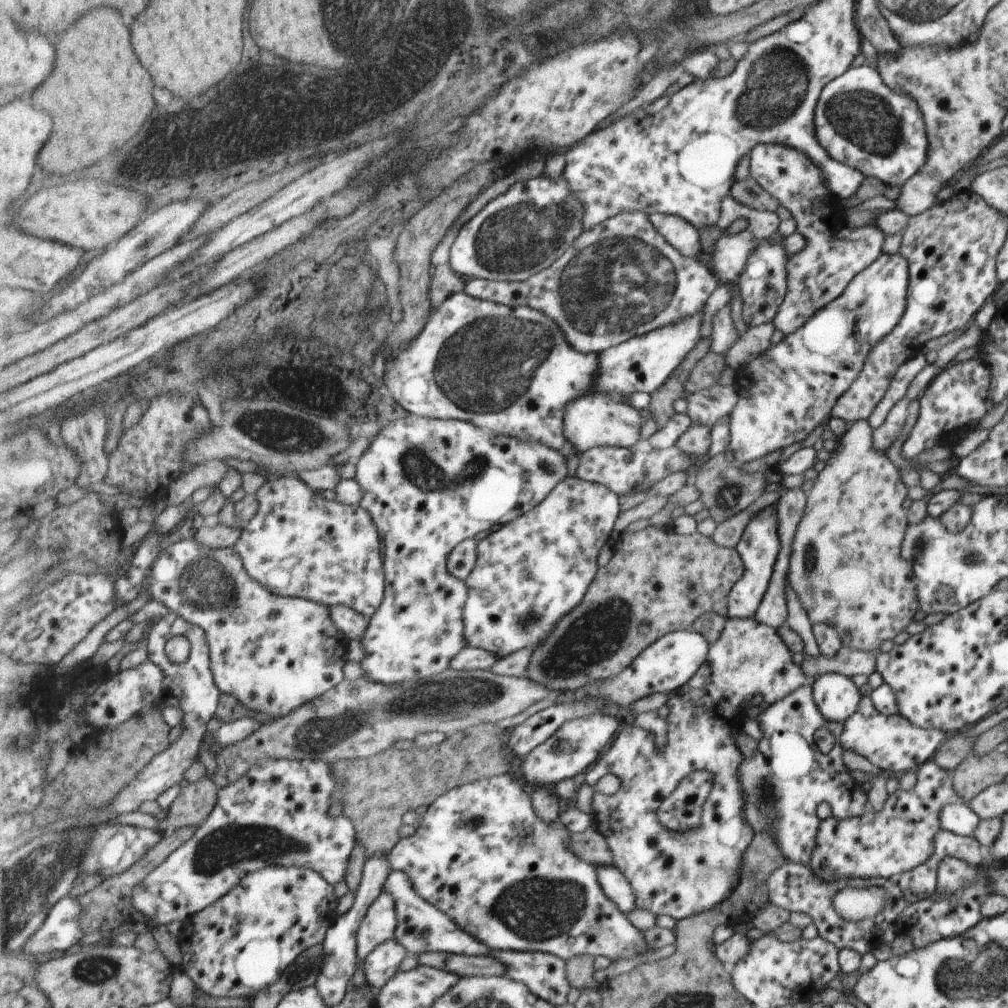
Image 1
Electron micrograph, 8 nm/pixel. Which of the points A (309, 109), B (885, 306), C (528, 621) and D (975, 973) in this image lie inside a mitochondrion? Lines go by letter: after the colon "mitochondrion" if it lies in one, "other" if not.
A: mitochondrion
B: mitochondrion
C: mitochondrion
D: mitochondrion

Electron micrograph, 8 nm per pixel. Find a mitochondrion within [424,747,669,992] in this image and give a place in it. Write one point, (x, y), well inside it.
(535, 910)

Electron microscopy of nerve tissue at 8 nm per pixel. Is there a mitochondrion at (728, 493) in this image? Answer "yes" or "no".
yes

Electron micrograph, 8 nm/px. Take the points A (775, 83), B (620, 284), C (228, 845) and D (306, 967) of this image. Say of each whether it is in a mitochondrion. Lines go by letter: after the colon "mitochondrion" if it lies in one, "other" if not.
A: mitochondrion
B: mitochondrion
C: mitochondrion
D: mitochondrion

